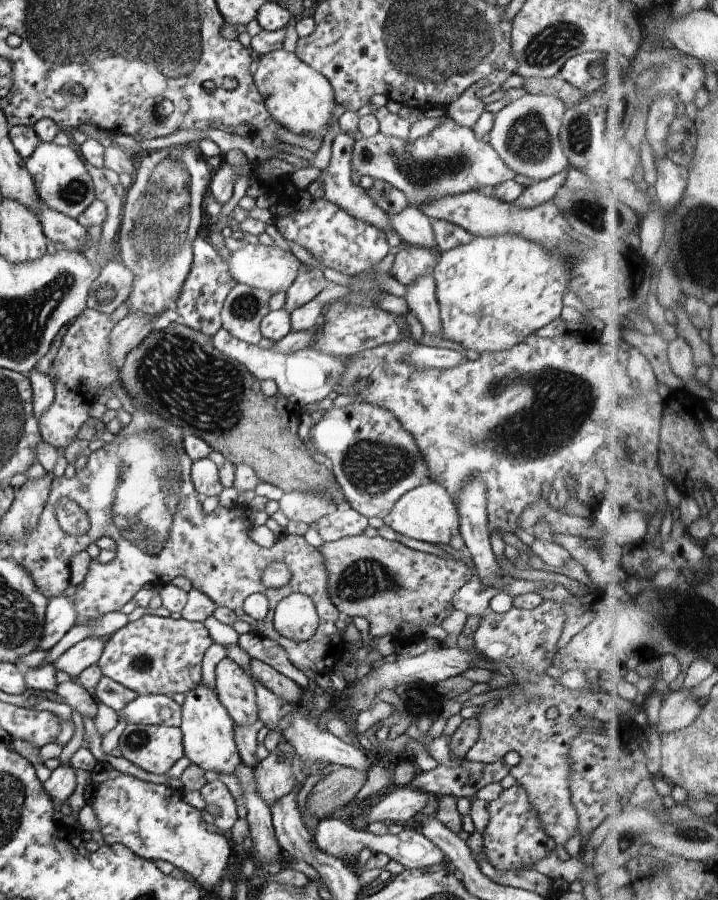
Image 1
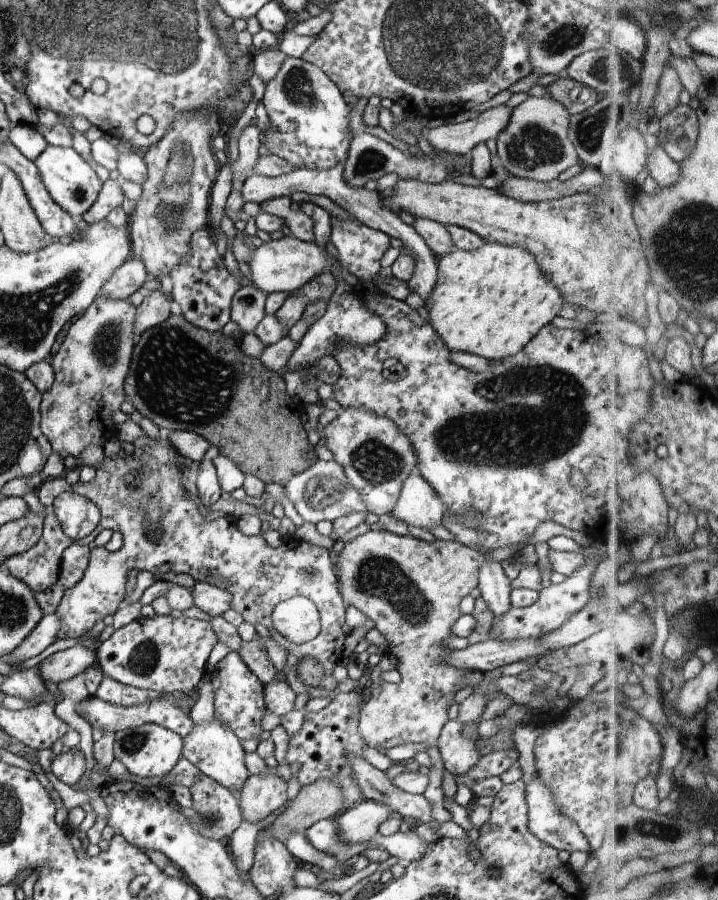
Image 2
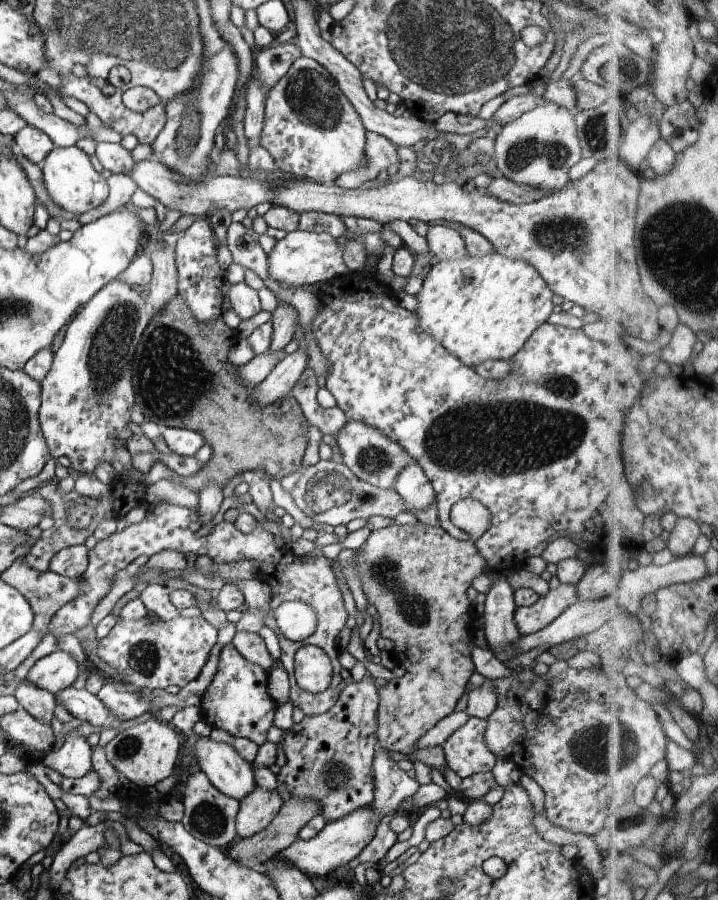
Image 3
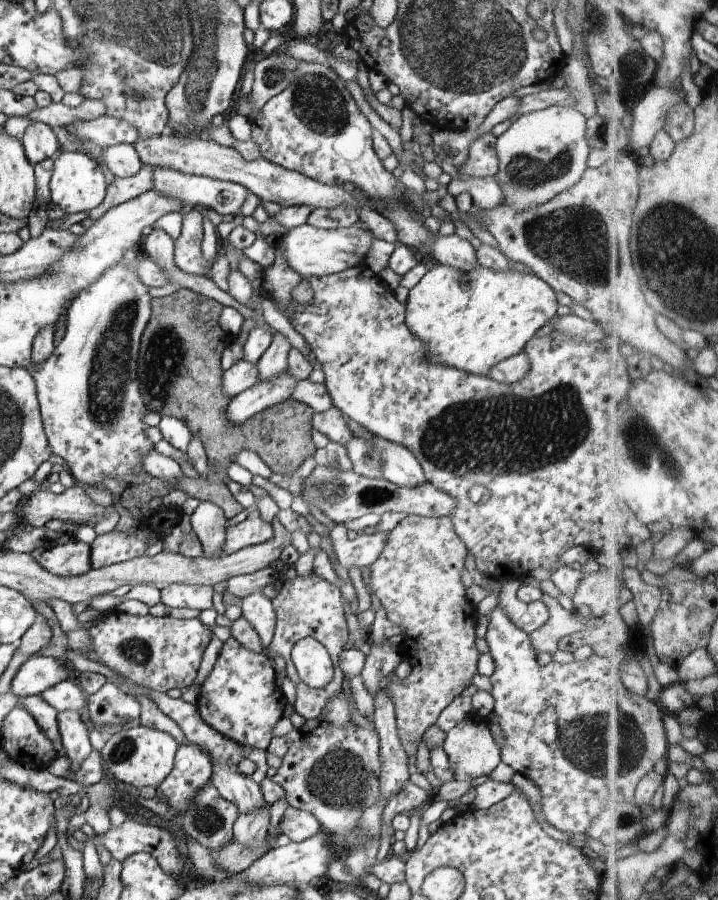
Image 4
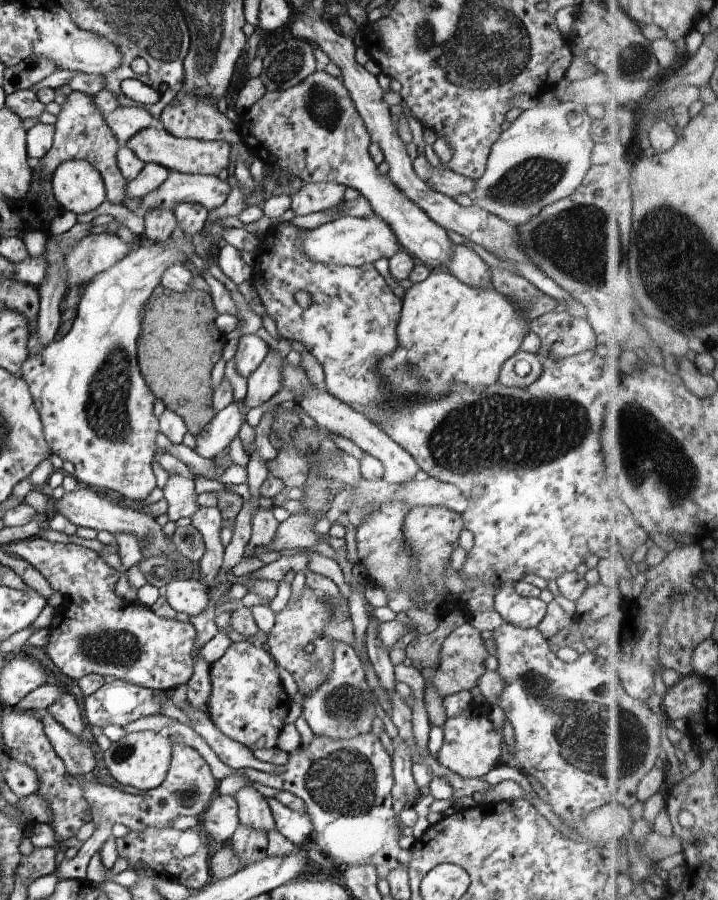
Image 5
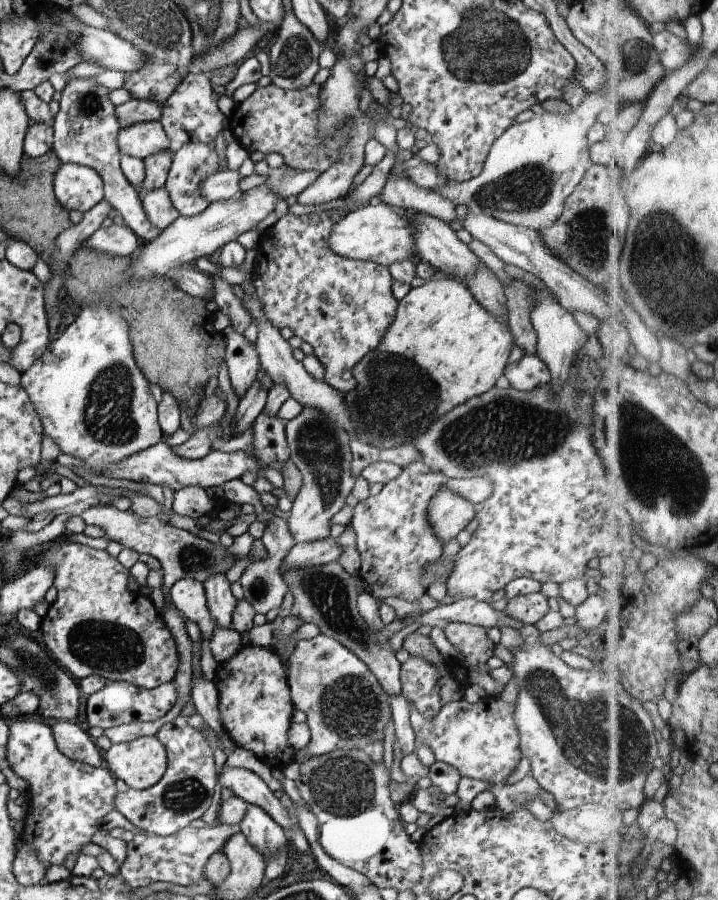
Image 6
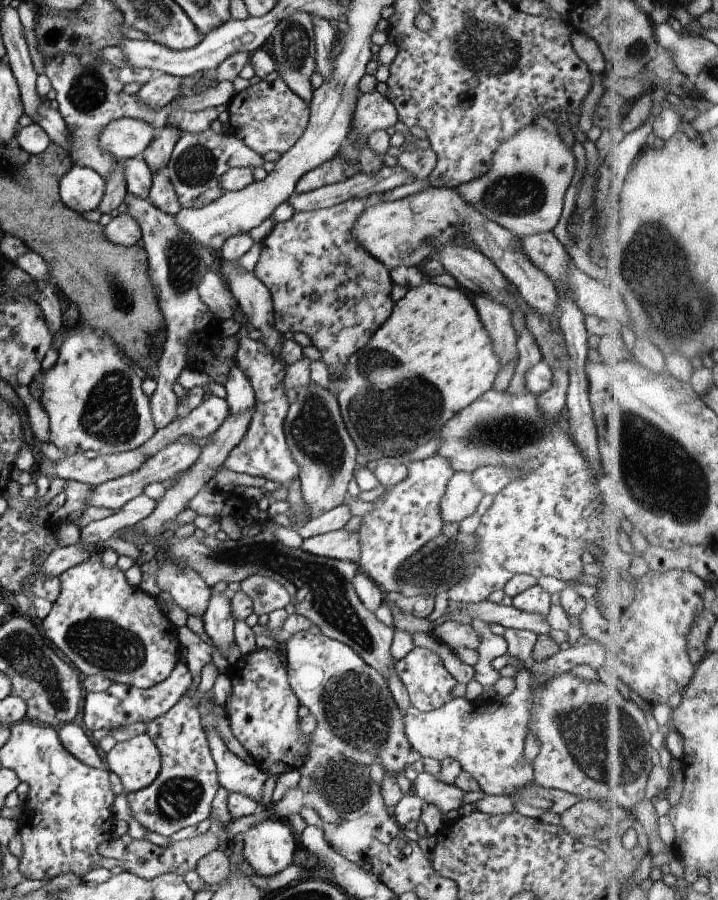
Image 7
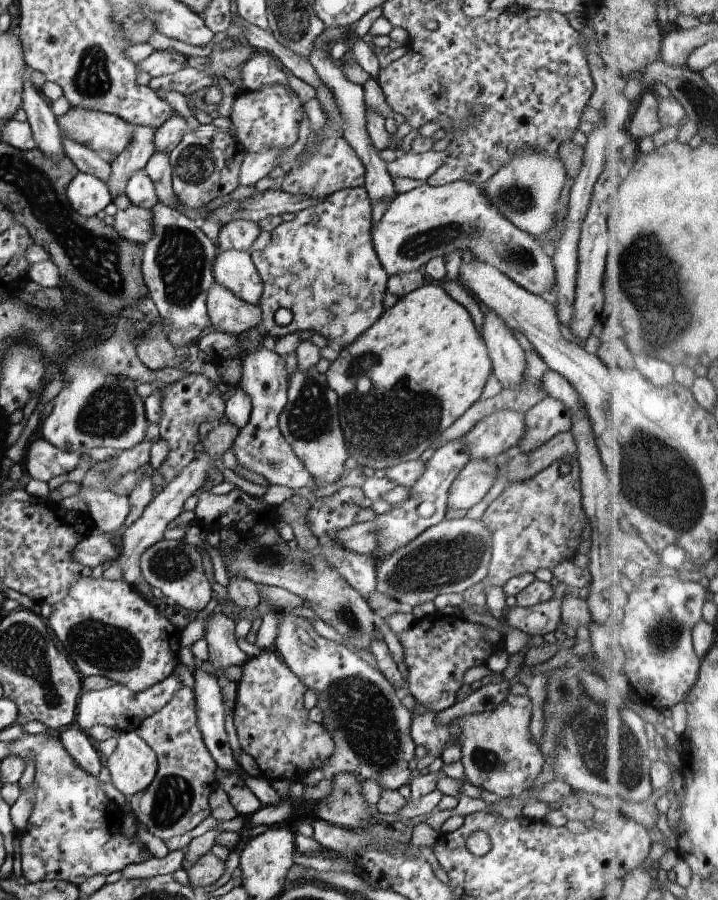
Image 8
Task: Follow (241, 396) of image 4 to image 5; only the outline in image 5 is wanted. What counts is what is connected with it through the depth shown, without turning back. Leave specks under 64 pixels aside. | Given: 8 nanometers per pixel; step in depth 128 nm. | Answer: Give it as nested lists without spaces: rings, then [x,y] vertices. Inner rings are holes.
[[[231,402],[195,436],[196,446],[193,450],[202,458],[215,459],[238,436],[243,422],[244,414],[240,413],[237,403]]]

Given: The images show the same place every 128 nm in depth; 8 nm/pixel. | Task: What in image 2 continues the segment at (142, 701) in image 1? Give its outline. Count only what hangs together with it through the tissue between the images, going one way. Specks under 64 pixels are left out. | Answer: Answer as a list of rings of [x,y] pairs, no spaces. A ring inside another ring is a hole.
[[[88,696],[79,704],[79,714],[92,726],[92,728],[101,728],[104,732],[117,733],[118,731],[137,727],[146,723],[154,723],[165,726],[181,737],[190,734],[195,727],[195,723],[186,715],[180,707],[176,706],[168,699],[152,699],[145,703],[134,705],[131,707],[121,707],[104,702],[96,696]]]

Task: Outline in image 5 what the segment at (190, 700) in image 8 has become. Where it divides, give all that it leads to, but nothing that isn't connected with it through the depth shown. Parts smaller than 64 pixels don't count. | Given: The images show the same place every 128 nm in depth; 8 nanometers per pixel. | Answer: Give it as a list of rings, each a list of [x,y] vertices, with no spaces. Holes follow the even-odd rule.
[[[174,737],[170,740],[172,740],[171,763],[166,778],[156,789],[150,789],[144,794],[130,794],[98,782],[86,782],[84,780],[81,783],[84,797],[87,798],[91,806],[91,818],[96,824],[96,829],[83,843],[80,851],[73,859],[63,859],[61,865],[56,868],[55,873],[60,880],[85,880],[90,858],[112,837],[112,826],[117,822],[126,825],[126,828],[131,831],[140,833],[146,827],[170,828],[172,827],[172,820],[179,816],[195,816],[198,818],[208,808],[217,785],[217,780],[211,773],[210,765],[190,745],[181,743]]]

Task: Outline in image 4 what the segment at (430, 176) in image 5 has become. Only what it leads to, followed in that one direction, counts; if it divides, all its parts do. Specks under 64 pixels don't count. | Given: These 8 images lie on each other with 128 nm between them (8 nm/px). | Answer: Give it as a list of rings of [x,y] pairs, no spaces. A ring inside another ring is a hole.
[[[456,175],[446,185],[447,192],[454,198],[462,192],[470,194],[478,210],[492,210],[505,202],[503,191],[494,177],[464,177]]]

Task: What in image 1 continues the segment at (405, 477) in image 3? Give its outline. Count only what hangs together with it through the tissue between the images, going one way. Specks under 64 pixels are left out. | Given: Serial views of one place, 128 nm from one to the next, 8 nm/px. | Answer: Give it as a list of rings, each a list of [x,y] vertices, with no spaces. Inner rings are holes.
[[[432,480],[405,492],[383,518],[400,536],[414,538],[430,544],[449,544],[455,534],[459,533],[459,514],[448,491]]]

